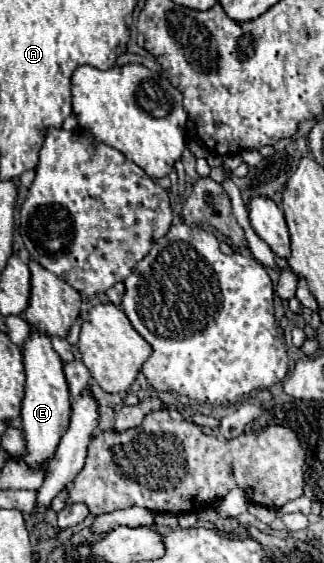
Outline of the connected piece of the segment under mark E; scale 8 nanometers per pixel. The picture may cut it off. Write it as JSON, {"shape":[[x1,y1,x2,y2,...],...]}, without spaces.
{"shape":[[30,325,30,335,24,343,24,371,26,371,26,395,22,401,22,431,26,439,26,463,30,467,40,467,48,459,52,459,62,435,66,433,66,427,70,425,70,391,68,383,62,371,62,359,54,351,50,335,42,329,36,329]]}

